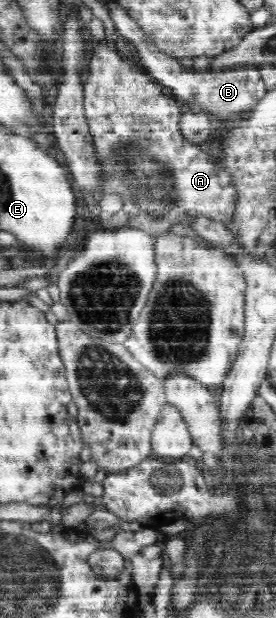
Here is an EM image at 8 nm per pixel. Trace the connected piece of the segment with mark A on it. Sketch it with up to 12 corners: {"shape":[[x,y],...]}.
{"shape":[[94,41],[83,88],[97,192],[149,237],[228,225],[226,170],[184,105]]}

